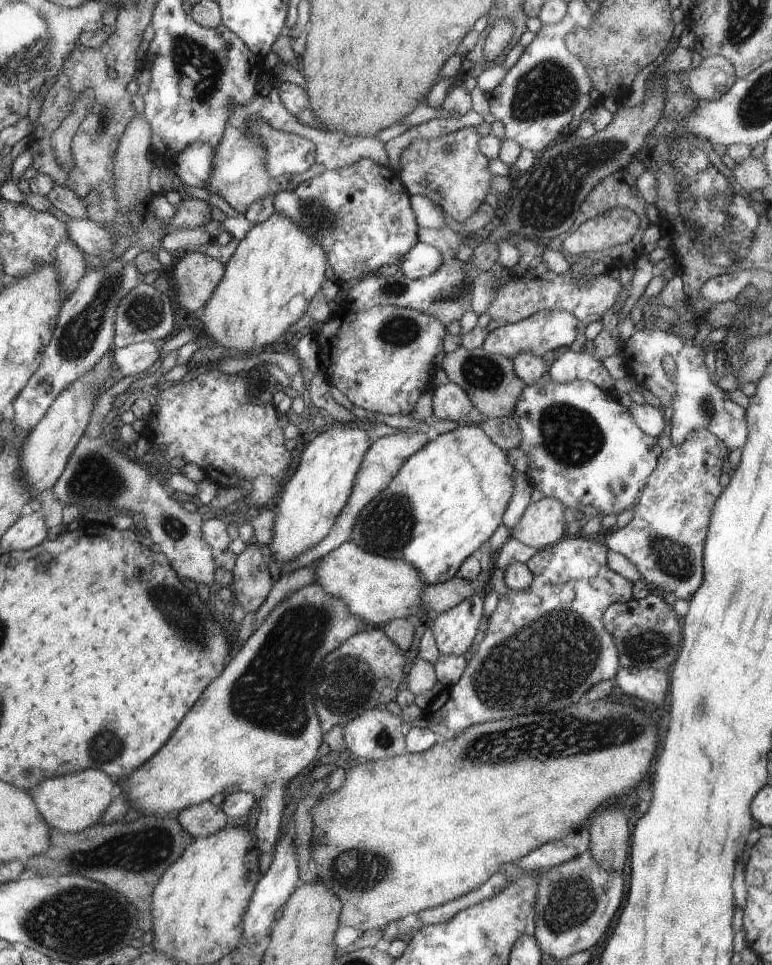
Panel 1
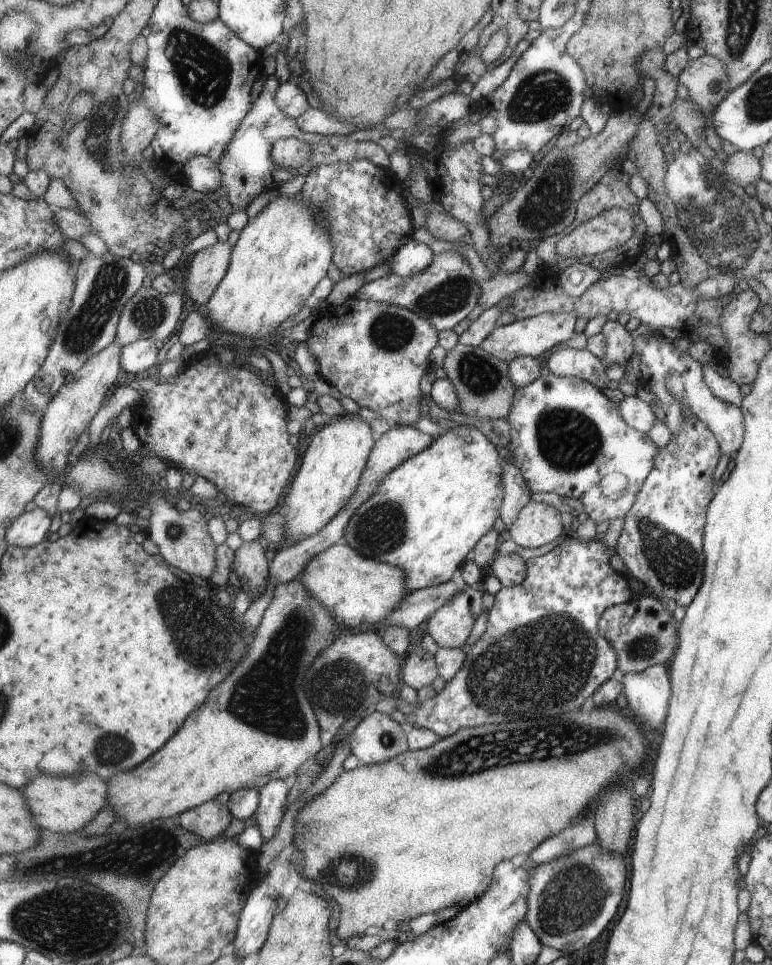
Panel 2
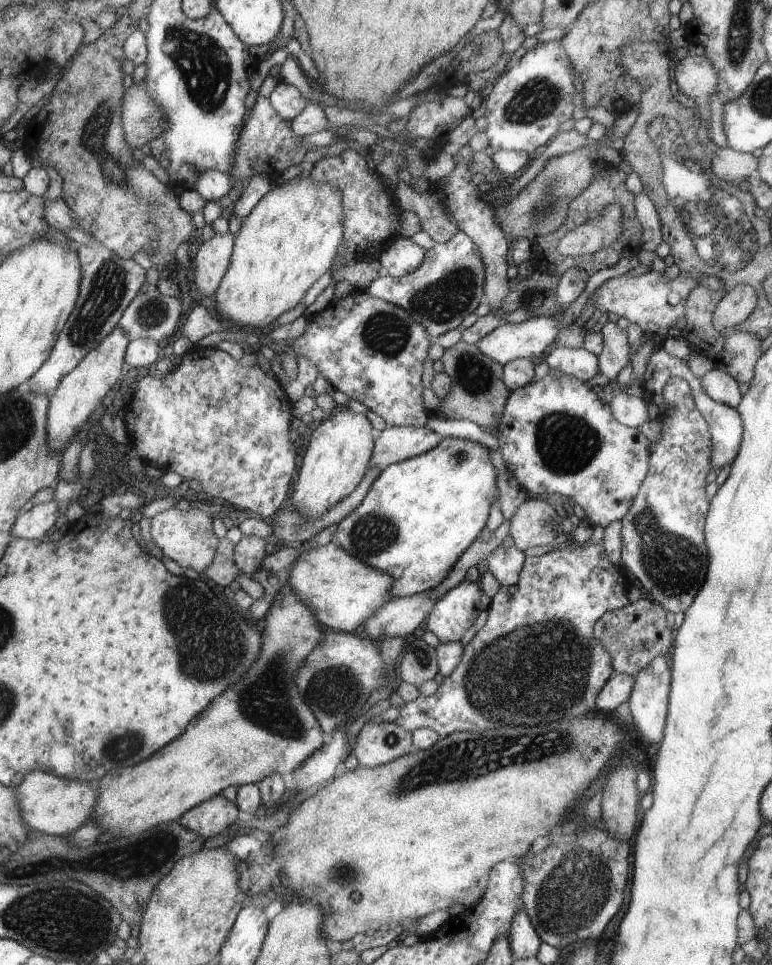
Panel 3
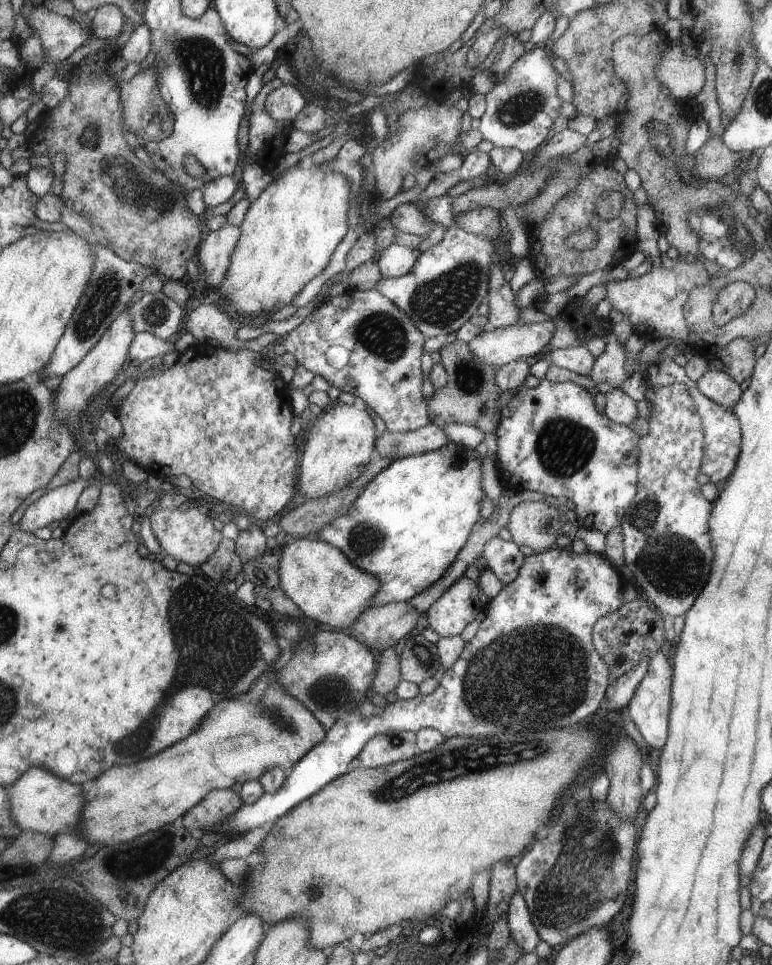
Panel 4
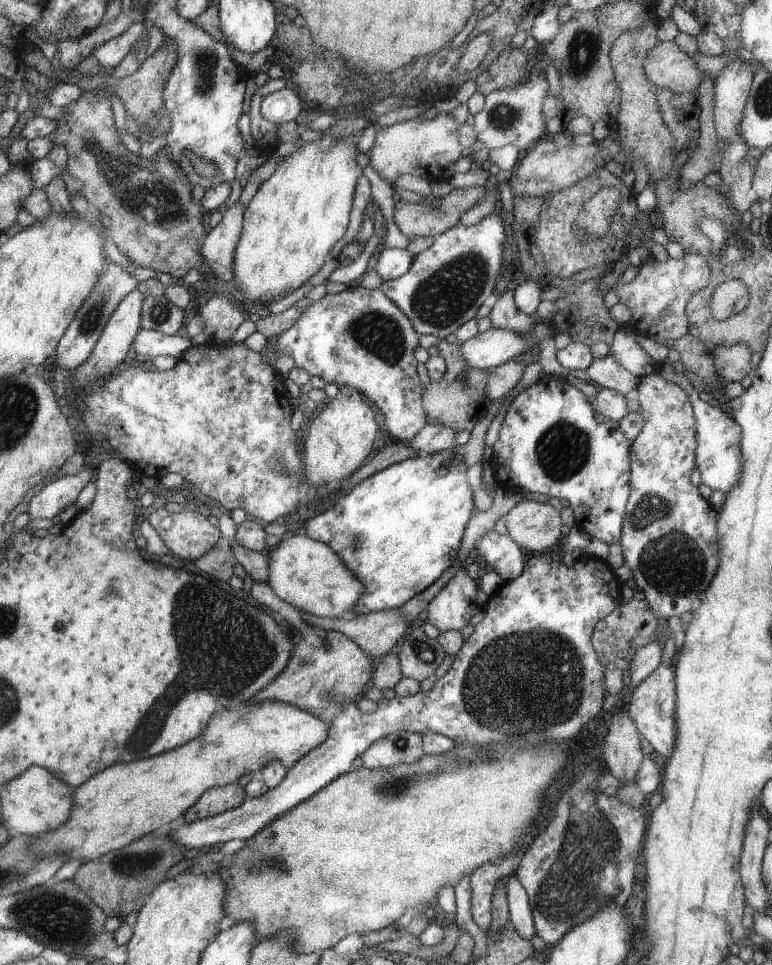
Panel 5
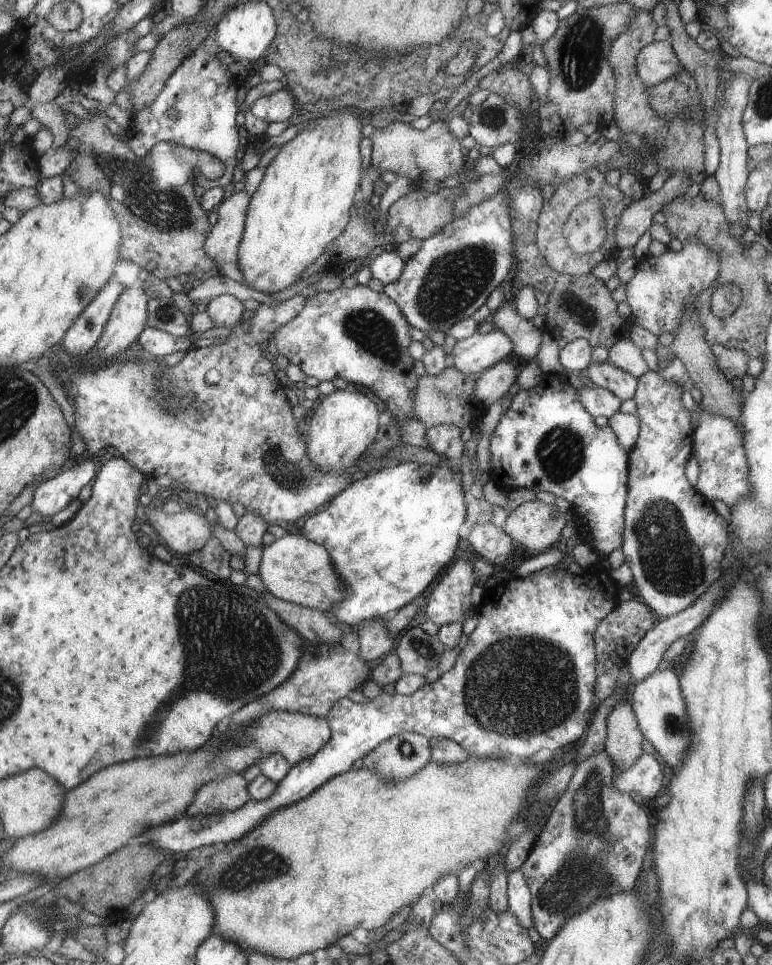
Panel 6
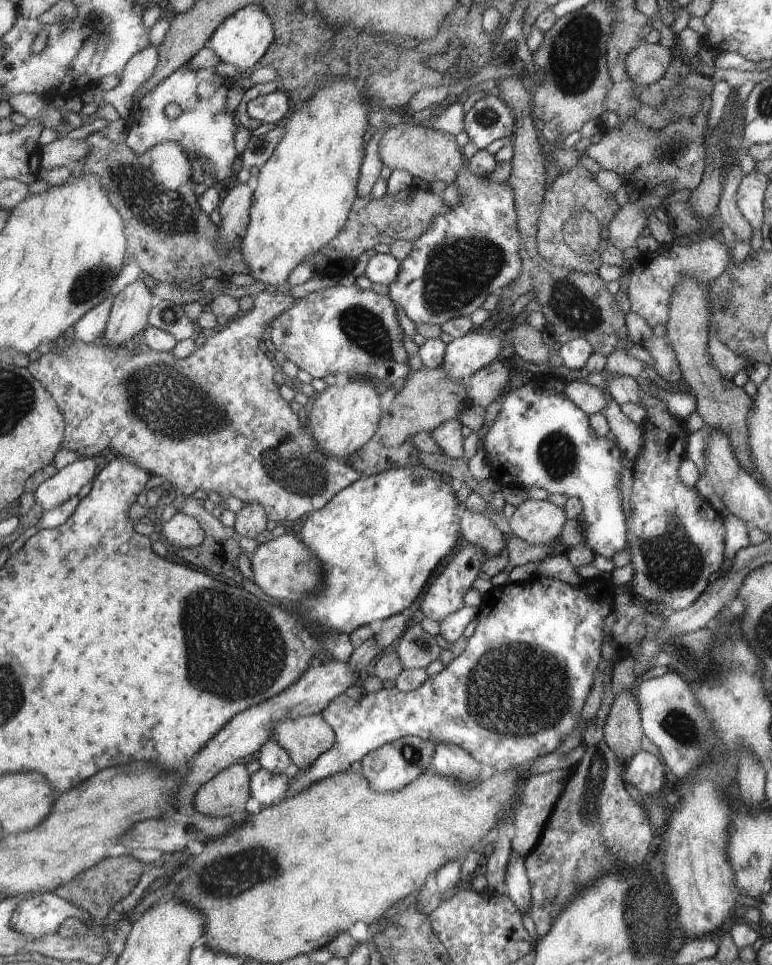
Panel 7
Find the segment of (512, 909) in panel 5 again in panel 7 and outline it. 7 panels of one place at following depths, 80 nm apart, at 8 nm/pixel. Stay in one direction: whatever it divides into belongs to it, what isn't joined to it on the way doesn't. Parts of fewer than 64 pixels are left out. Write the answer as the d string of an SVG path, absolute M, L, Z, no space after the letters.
M514 856L506 866L505 894L520 910L528 912L531 906L531 888L524 863L524 856Z

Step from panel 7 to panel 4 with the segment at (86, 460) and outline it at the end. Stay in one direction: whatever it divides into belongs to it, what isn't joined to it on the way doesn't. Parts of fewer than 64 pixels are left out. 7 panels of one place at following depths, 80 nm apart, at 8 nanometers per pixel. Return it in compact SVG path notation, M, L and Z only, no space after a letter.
M78 478L68 485L50 489L37 502L28 506L18 523L18 529L34 535L36 530L48 527L52 522L59 521L65 525L67 516L77 512L78 498L89 484Z

